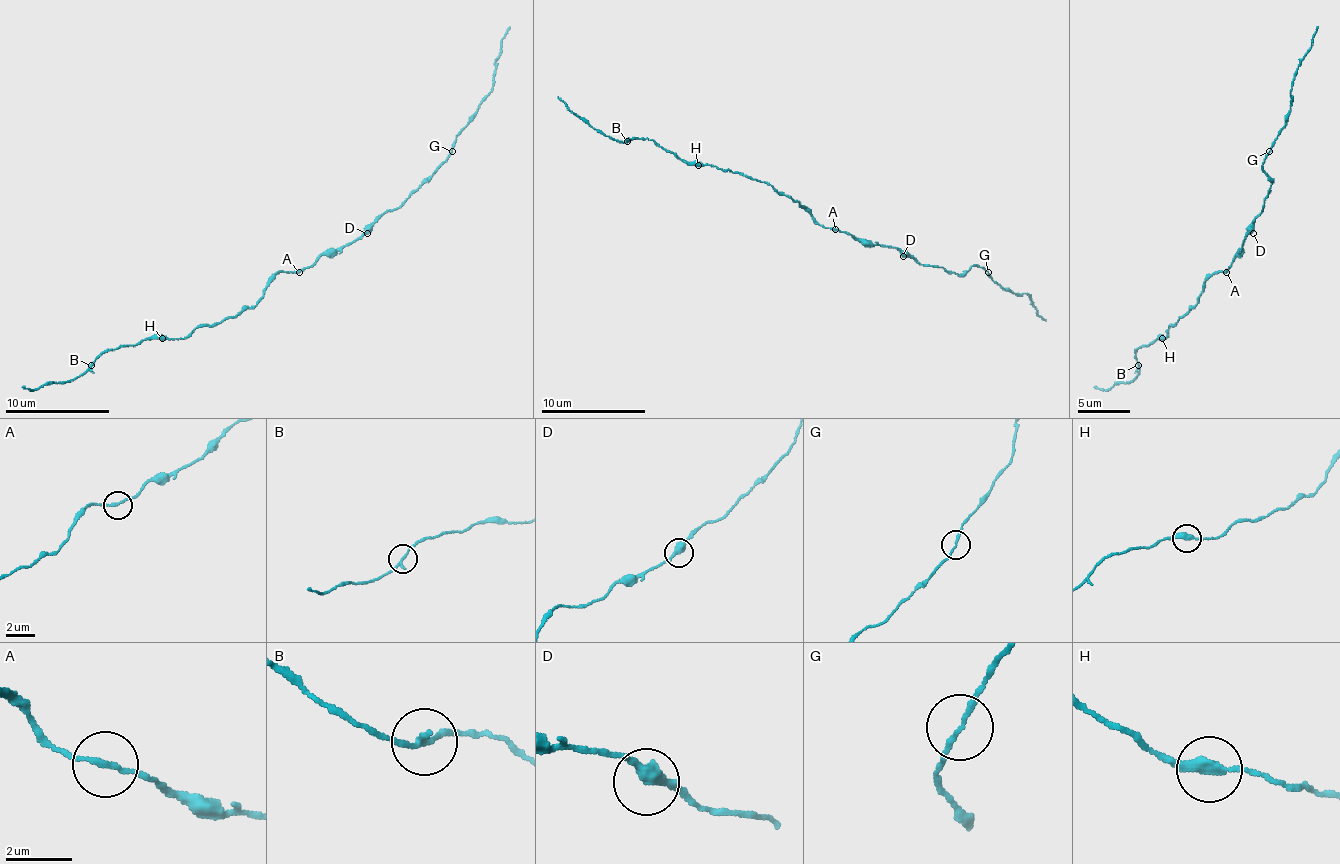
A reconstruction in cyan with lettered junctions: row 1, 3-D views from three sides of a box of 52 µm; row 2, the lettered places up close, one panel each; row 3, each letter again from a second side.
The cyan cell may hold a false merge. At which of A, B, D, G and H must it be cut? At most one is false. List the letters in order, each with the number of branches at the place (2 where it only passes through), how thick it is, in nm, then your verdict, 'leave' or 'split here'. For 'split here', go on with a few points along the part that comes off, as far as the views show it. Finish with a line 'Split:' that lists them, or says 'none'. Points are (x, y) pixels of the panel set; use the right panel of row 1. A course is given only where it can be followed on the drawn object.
A: 2 branches meet; 160 nm thick; leave
B: 2 branches meet; 160 nm thick; leave
D: 2 branches meet; 360 nm thick; leave
G: 2 branches meet; 140 nm thick; leave
H: 2 branches meet; 320 nm thick; leave
Split: none

